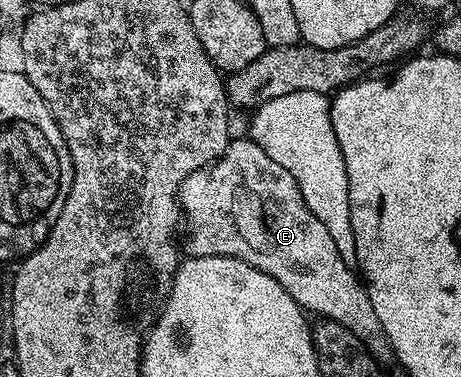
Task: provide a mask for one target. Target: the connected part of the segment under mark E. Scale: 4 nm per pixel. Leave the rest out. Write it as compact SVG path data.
M237 137L230 138L229 147L223 152L221 158L210 163L205 170L191 173L184 179L179 192L179 202L184 230L189 230L189 236L183 239L183 247L190 256L215 257L218 255L219 257L235 257L239 261L243 261L247 265L267 273L271 277L275 277L275 281L279 281L279 285L283 285L283 289L287 289L287 293L291 293L291 297L306 312L312 313L314 311L317 317L333 319L339 325L351 329L351 333L355 333L355 337L359 337L361 342L373 352L374 359L385 361L385 358L387 360L390 358L389 338L383 333L383 325L379 325L379 316L375 313L375 305L371 305L369 291L359 278L358 272L354 270L350 263L343 261L343 257L339 253L331 233L327 233L327 225L323 225L323 221L319 221L319 217L315 217L315 213L311 213L311 209L307 209L307 205L303 201L303 193L299 189L295 177L291 177L291 173L287 173L287 169L283 169L283 165L278 165L276 161L271 161L271 157L267 157L267 153L263 149L259 149L256 141L248 137L242 137L242 139L237 139Z

